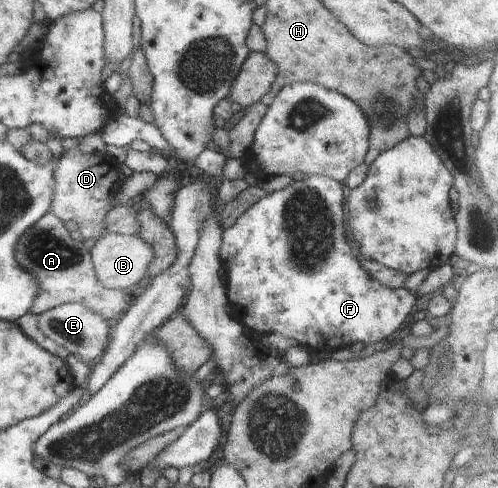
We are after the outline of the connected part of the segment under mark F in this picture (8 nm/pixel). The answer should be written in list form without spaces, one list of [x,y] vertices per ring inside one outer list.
[[[311,174],[307,180],[295,180],[289,187],[281,191],[271,192],[267,197],[260,199],[255,205],[247,209],[231,227],[222,231],[222,244],[218,254],[221,265],[225,269],[227,301],[233,308],[234,318],[247,327],[249,331],[255,334],[277,333],[277,335],[289,337],[297,345],[307,348],[307,351],[329,356],[334,349],[350,347],[358,341],[368,344],[390,339],[390,335],[399,328],[405,317],[415,311],[415,308],[421,303],[417,295],[411,293],[407,288],[385,287],[382,283],[371,279],[371,276],[361,267],[357,258],[353,256],[349,244],[347,244],[346,231],[343,228],[345,225],[345,213],[343,213],[345,199],[341,182],[324,175]]]

